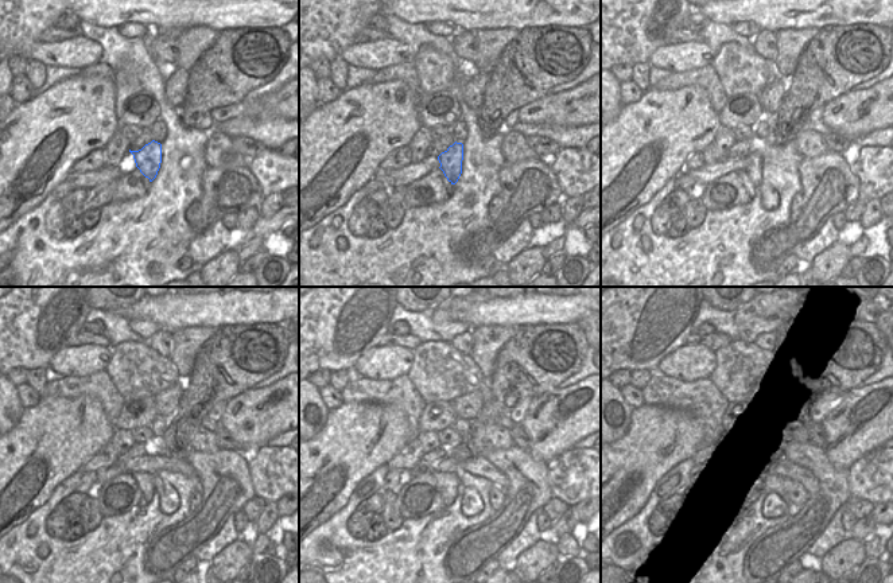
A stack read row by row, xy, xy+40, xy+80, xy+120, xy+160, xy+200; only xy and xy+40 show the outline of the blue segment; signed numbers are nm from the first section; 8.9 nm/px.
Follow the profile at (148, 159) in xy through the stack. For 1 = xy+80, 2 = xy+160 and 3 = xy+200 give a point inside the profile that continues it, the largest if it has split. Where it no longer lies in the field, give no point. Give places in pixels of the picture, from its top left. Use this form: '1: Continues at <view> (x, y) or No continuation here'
1: Continues at xy+80 (769, 197)
2: Continues at xy+160 (472, 502)
3: Continues at xy+200 (773, 506)

